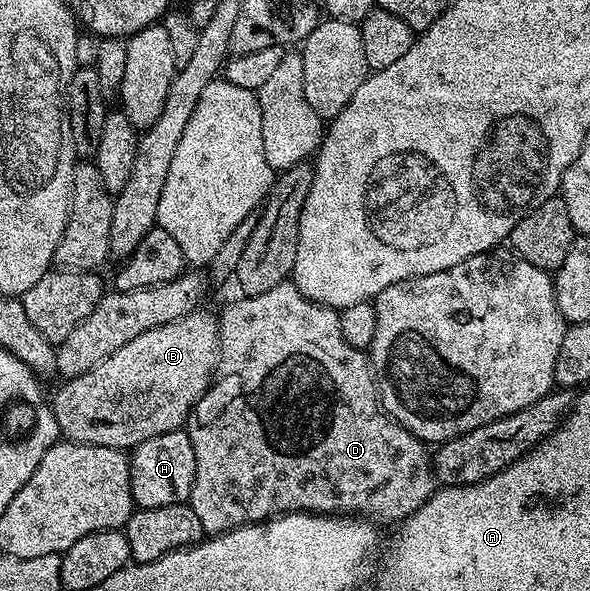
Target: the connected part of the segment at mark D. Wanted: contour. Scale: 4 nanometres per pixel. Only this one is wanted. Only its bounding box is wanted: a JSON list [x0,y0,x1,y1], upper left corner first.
[186,280,437,535]

